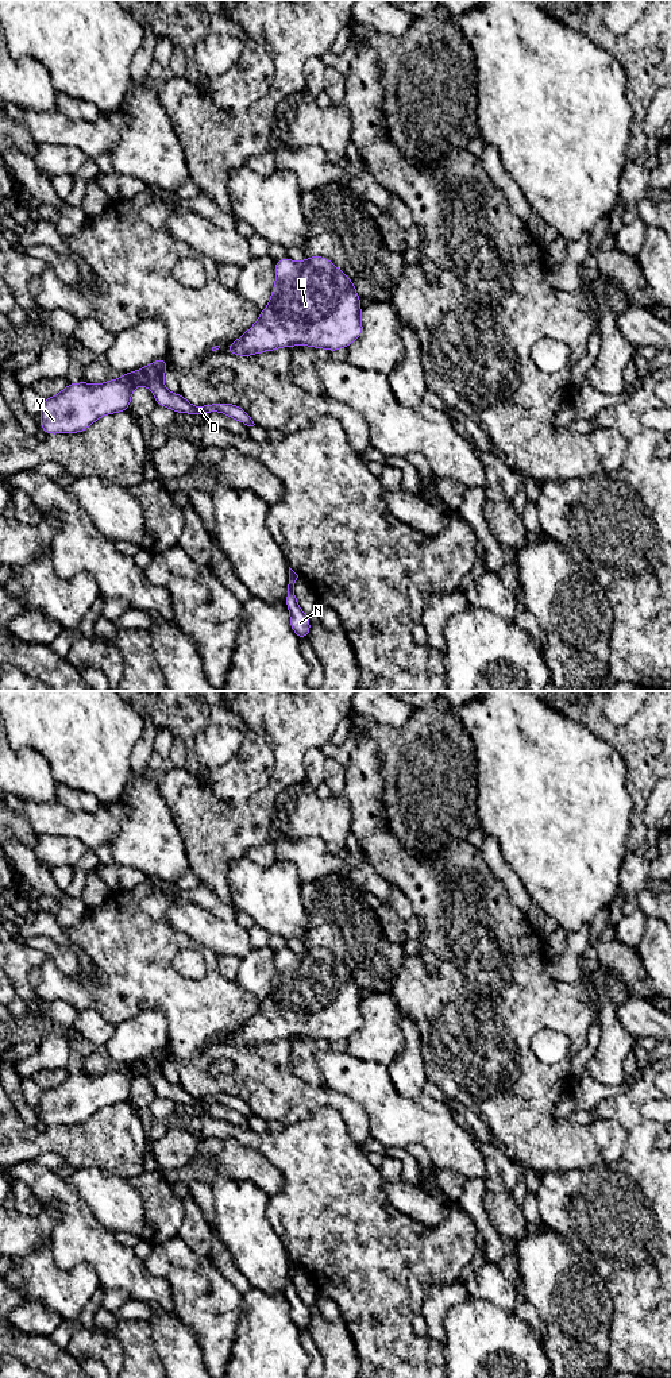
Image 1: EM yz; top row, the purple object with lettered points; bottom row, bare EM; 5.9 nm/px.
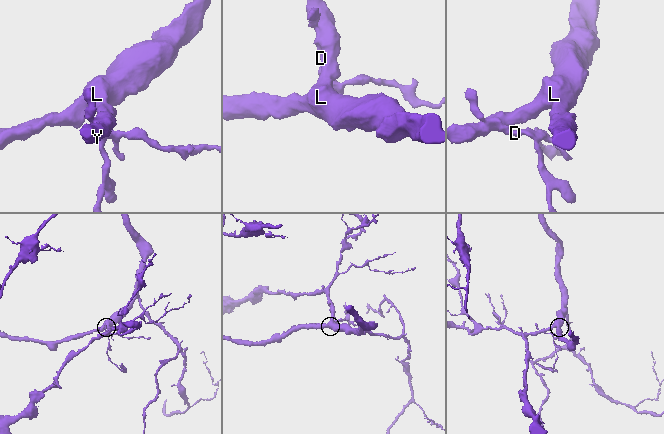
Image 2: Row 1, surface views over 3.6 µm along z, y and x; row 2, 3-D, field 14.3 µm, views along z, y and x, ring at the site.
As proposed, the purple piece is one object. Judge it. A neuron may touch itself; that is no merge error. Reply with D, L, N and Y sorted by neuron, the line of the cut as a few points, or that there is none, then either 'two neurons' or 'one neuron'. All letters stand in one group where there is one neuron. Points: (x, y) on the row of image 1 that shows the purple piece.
D N / L Y; cut in yz along (146, 375), (143, 381), (120, 379); two neurons

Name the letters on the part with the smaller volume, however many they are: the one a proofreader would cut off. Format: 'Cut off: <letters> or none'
Cut off: D, N

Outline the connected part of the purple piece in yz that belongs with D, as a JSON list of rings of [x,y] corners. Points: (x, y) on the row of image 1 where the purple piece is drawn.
[[[153,379],[150,382],[150,389],[155,397],[157,405],[173,409],[176,413],[201,414],[205,417],[211,412],[219,412],[227,414],[228,417],[247,426],[255,425],[250,414],[238,405],[217,402],[217,404],[207,404],[204,406],[194,406],[188,399],[185,399],[181,393],[178,394],[170,393],[163,386],[163,382],[158,379]]]

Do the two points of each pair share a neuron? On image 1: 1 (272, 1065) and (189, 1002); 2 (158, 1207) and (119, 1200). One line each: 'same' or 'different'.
1: same
2: different

